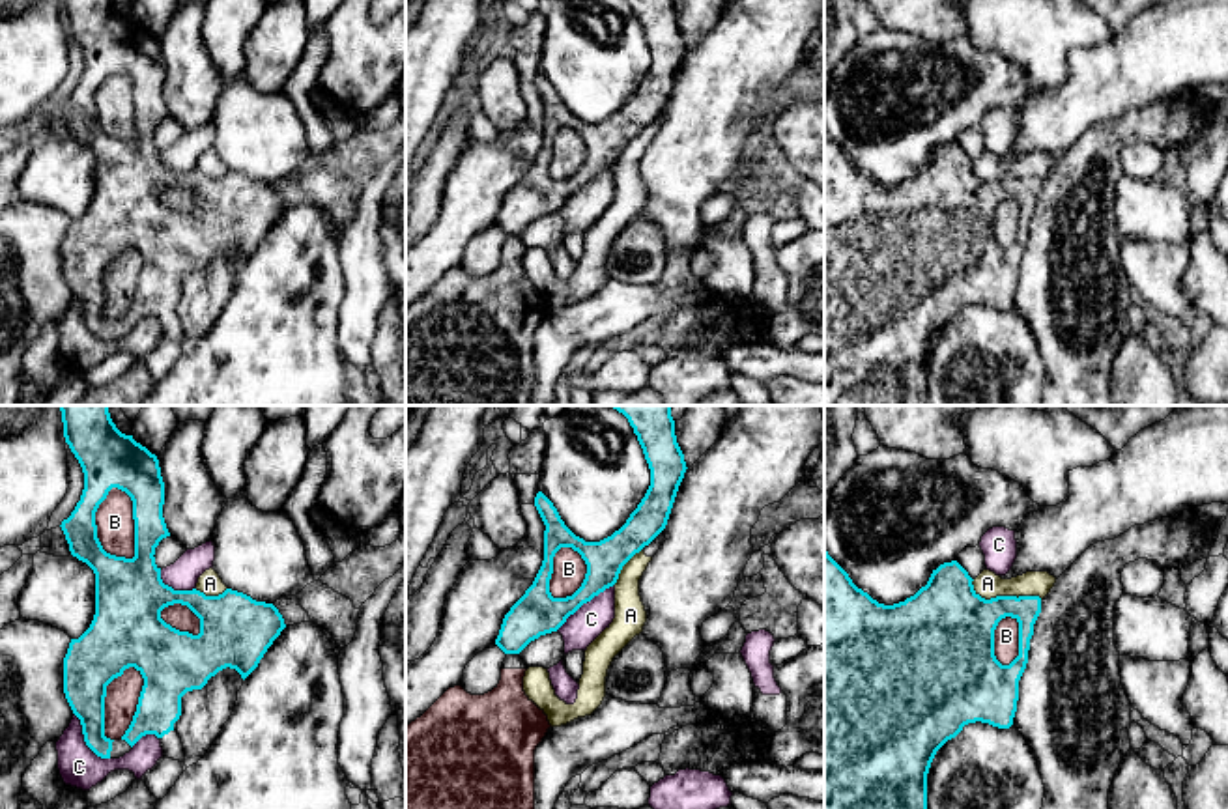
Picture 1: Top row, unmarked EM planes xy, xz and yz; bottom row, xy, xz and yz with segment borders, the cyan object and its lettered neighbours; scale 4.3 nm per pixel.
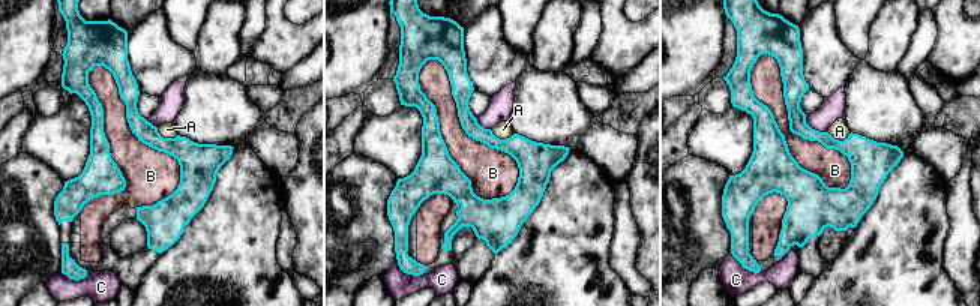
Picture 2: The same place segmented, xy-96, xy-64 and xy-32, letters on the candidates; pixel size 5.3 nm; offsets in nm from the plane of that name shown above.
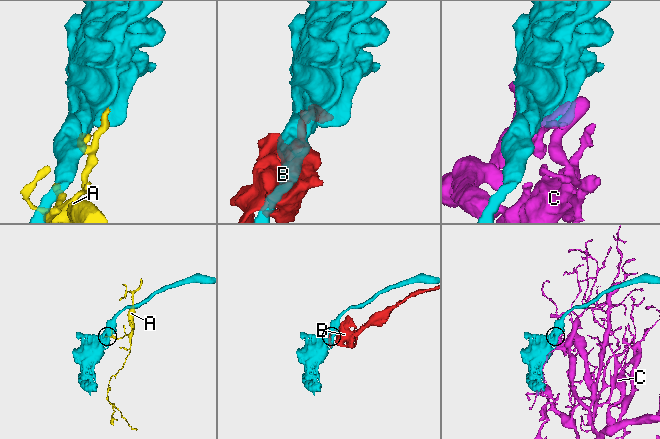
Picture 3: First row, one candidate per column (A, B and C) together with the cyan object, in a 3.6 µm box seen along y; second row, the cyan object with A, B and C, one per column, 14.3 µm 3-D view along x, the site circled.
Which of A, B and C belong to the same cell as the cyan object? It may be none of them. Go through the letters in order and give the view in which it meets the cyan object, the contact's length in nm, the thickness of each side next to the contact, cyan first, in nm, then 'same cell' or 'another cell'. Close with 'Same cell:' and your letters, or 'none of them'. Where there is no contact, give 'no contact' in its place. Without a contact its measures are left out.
A: meets cyan in yz; contact 320 nm long; 340 nm thick on the cyan side, 110 nm on the other; another cell
B: meets cyan in xy; contact 340 nm long; 220 nm thick on the cyan side, 160 nm on the other; another cell
C: meets cyan in xz; contact 320 nm long; 190 nm thick on the cyan side, 150 nm on the other; another cell
Same cell: none of them

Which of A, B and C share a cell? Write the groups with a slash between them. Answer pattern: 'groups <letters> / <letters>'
groups A / B / C

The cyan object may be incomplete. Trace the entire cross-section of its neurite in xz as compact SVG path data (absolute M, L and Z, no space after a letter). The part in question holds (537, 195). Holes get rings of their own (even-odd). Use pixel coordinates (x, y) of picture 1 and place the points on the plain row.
M628 0L637 22L643 30L645 41L650 50L650 67L637 86L637 90L630 95L626 105L615 112L611 118L600 123L585 123L576 118L561 101L553 84L538 73L535 78L535 88L546 106L544 112L544 142L533 163L533 166L525 172L525 176L510 189L505 196L495 226L505 235L520 235L531 222L540 217L557 213L570 196L574 196L583 185L591 183L594 177L613 168L619 161L622 148L639 135L645 127L649 127L667 106L678 67L686 54L684 35L677 24L675 17L675 2L673 0ZM561 129L572 129L581 136L587 146L587 155L581 168L566 179L553 179L550 174L550 161L553 155L553 138Z

